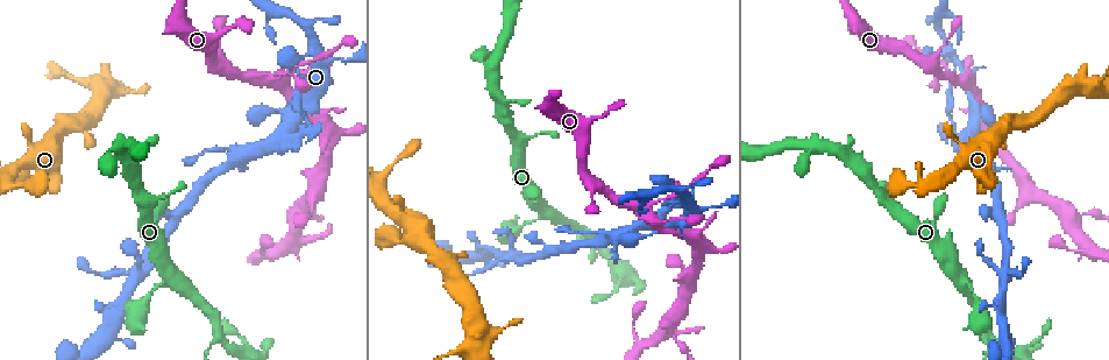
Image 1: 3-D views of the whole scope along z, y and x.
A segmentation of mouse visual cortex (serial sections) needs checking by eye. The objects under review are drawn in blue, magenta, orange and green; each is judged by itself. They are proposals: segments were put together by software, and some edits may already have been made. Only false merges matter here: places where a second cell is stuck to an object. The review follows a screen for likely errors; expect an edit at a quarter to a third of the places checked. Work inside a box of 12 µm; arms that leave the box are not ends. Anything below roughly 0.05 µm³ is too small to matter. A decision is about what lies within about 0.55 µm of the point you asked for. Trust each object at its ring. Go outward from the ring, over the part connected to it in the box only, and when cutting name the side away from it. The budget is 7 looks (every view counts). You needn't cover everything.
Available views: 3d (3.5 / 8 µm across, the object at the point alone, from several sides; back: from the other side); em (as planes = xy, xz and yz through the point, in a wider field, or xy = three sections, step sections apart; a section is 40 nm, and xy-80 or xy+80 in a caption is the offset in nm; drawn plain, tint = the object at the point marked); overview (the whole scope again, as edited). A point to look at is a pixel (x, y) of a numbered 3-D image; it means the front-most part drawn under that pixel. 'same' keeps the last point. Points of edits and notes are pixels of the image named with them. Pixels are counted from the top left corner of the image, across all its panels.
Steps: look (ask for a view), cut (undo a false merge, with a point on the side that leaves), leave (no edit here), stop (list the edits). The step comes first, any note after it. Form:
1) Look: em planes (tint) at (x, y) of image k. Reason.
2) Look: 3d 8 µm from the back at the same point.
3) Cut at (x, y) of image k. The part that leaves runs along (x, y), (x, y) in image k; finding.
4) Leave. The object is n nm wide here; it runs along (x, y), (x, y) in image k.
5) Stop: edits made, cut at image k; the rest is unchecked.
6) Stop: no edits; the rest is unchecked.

Look: 3d 8 µm at (592, 196) of image 1. Thin neck.

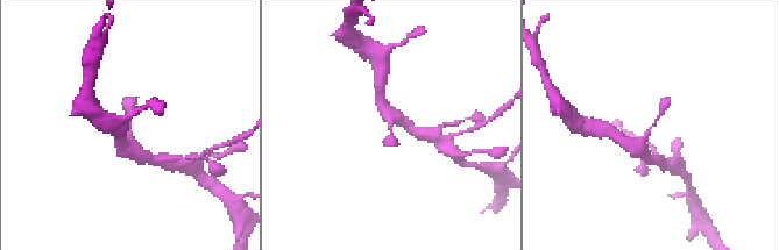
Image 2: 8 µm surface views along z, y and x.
Look: em xy step 2 (tint) at (129, 124) of image 2.

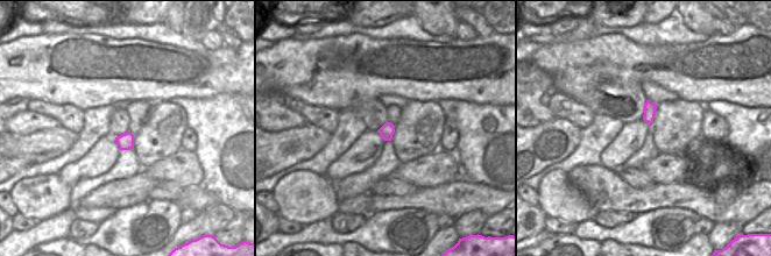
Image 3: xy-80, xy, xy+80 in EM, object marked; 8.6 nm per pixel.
Leave. The object is 130 nm wide here; it runs along (635, 145), (638, 149), (668, 97) in image 2; one cell here.

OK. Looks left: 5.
Look: 3d 3.5 µm at (303, 116) of image 1. Thin neck.

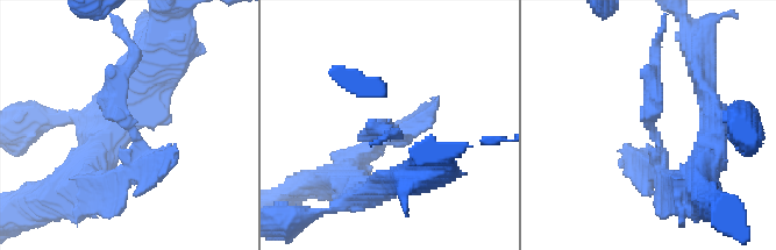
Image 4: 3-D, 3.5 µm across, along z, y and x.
Look: em planes (tint) at (135, 131) of image 4.

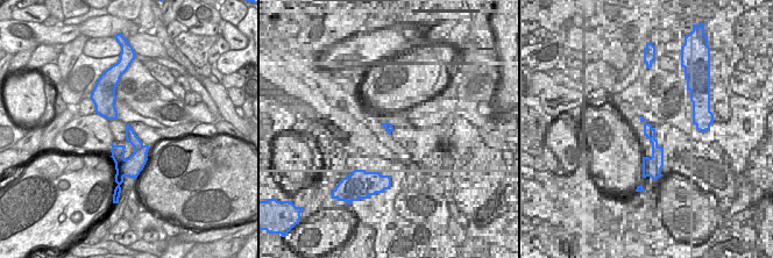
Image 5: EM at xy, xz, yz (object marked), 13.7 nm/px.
Cut at (425, 123) of image 4. The object is 160 nm wide here; the part that leaves runs along (662, 165), (650, 126), (653, 65) in image 4; two cells meet here.

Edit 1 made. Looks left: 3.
Look: overview.

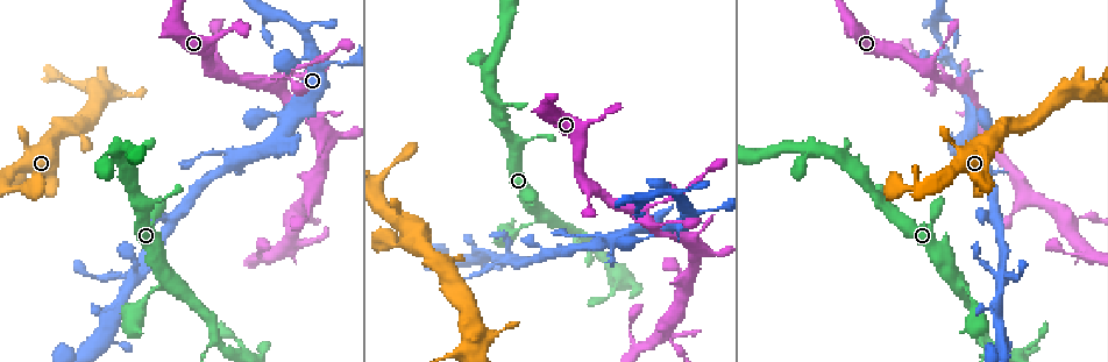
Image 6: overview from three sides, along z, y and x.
Look: 3d 8 µm at (710, 210) of image 6. A narrow waist.

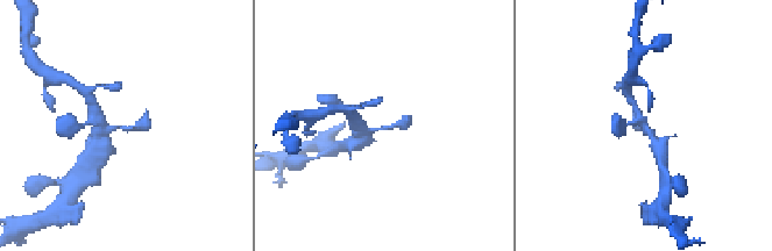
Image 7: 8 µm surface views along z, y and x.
Look: em xy step 5 (tint) at (119, 126) of image 7.

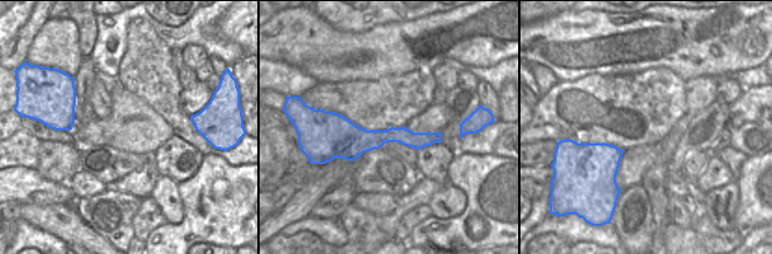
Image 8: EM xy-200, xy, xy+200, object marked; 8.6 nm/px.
Leave. The object is 200 nm wide here; it runs along (328, 121), (346, 136), (438, 140) in image 8; continuous, no second cell.

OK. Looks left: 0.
Stop: edits made, cut at image 4; the rest is unchecked.

